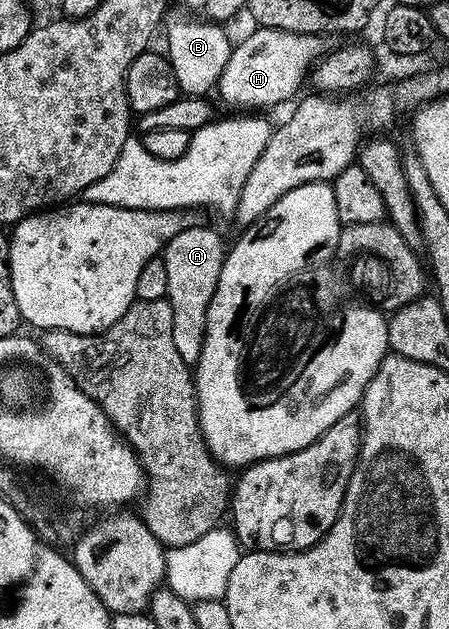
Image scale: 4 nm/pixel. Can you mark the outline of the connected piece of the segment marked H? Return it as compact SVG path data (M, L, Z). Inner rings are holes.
M258 26L254 30L245 39L234 44L229 61L215 88L216 94L219 93L222 101L231 107L269 107L289 100L300 89L302 83L305 83L315 63L331 47L328 43L330 40L324 34L289 32L265 26Z

